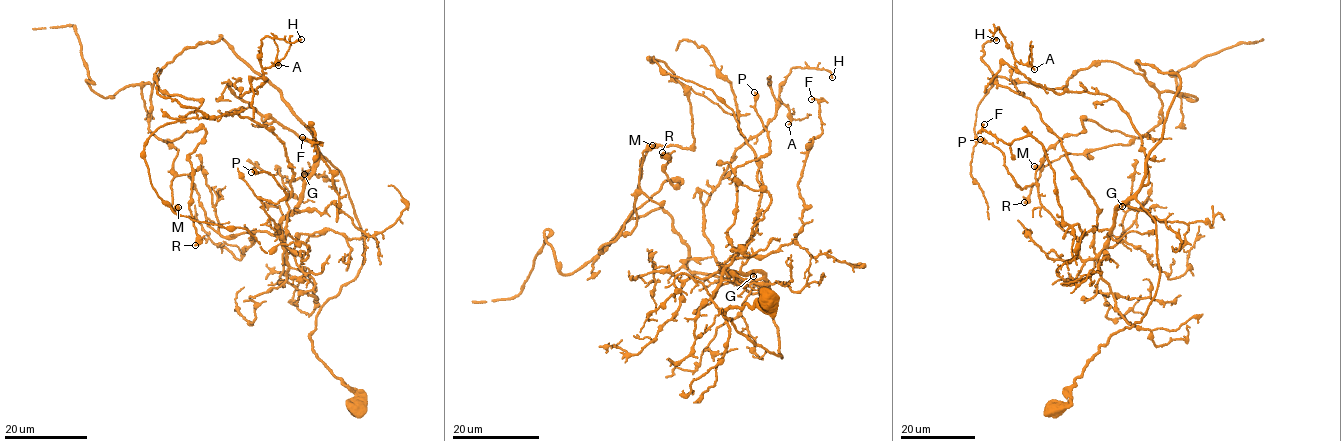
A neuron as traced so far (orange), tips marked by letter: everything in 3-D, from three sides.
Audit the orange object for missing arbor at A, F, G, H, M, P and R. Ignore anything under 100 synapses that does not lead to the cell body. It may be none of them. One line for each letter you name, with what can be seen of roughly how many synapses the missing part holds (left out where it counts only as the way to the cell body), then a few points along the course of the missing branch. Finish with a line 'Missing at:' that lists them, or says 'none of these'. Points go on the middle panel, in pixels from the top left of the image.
Missing at: none of these

